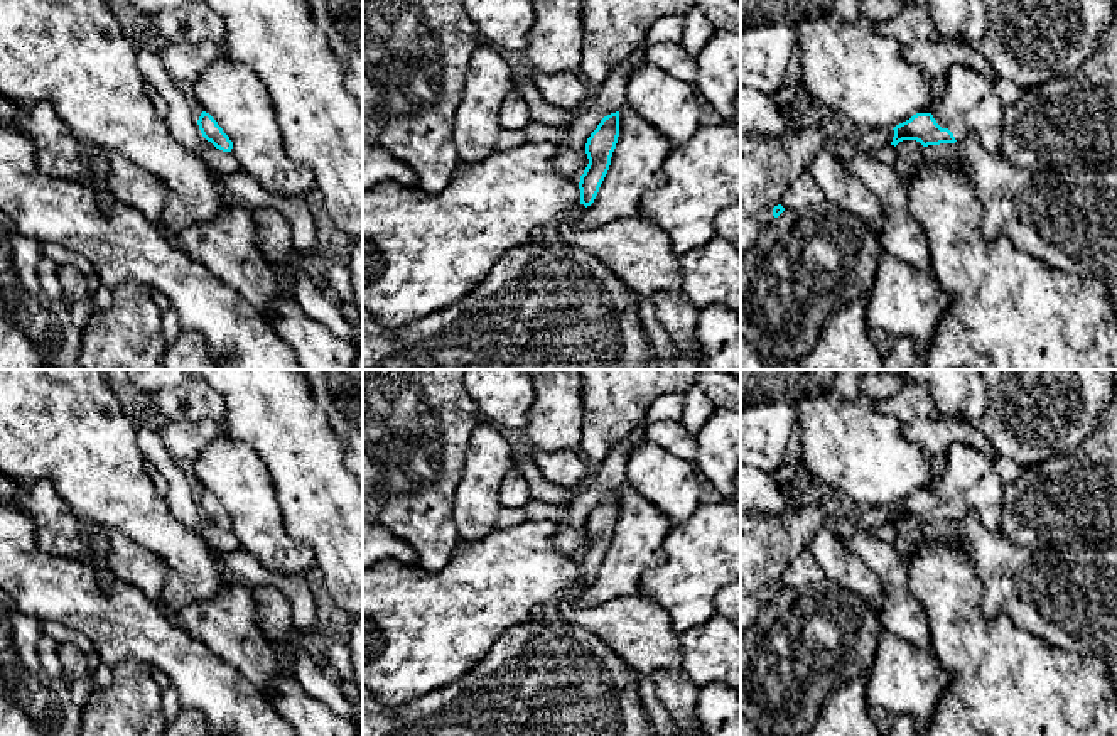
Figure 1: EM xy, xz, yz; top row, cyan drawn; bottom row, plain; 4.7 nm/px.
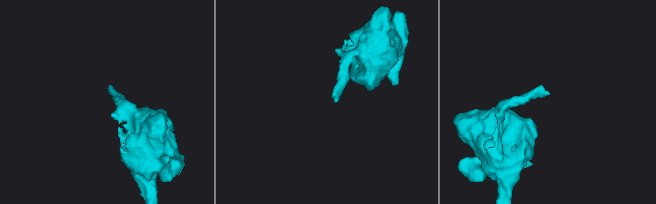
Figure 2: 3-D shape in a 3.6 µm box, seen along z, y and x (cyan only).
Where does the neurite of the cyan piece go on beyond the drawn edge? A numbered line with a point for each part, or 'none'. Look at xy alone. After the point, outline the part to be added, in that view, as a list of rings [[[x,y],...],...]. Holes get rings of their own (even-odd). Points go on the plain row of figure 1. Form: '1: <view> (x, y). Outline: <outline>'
none

